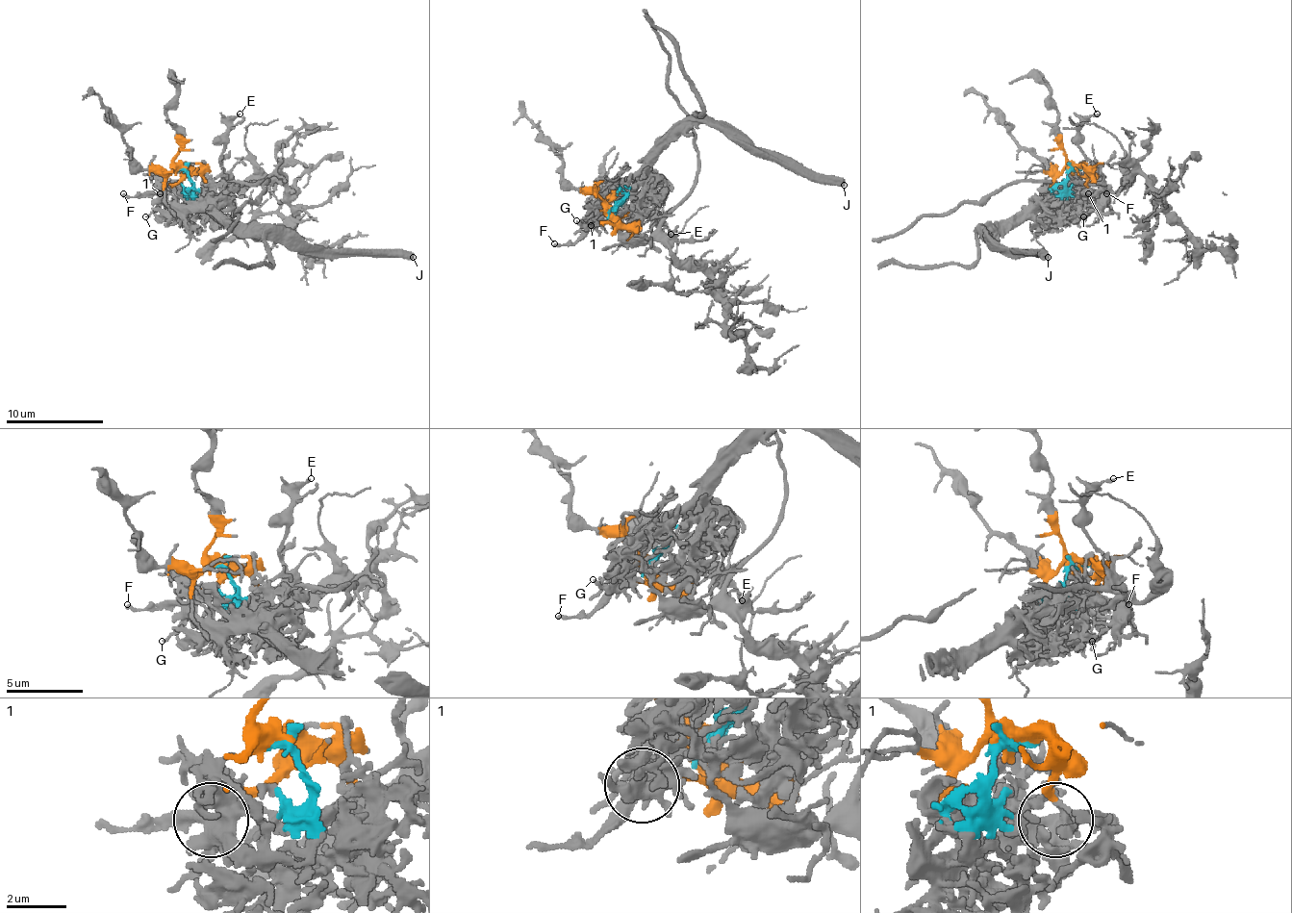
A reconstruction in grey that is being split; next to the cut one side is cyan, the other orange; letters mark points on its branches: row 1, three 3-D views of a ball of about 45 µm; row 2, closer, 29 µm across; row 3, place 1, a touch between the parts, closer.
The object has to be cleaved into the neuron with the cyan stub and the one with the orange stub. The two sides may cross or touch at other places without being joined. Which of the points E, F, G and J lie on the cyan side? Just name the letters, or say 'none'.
F, G, J

